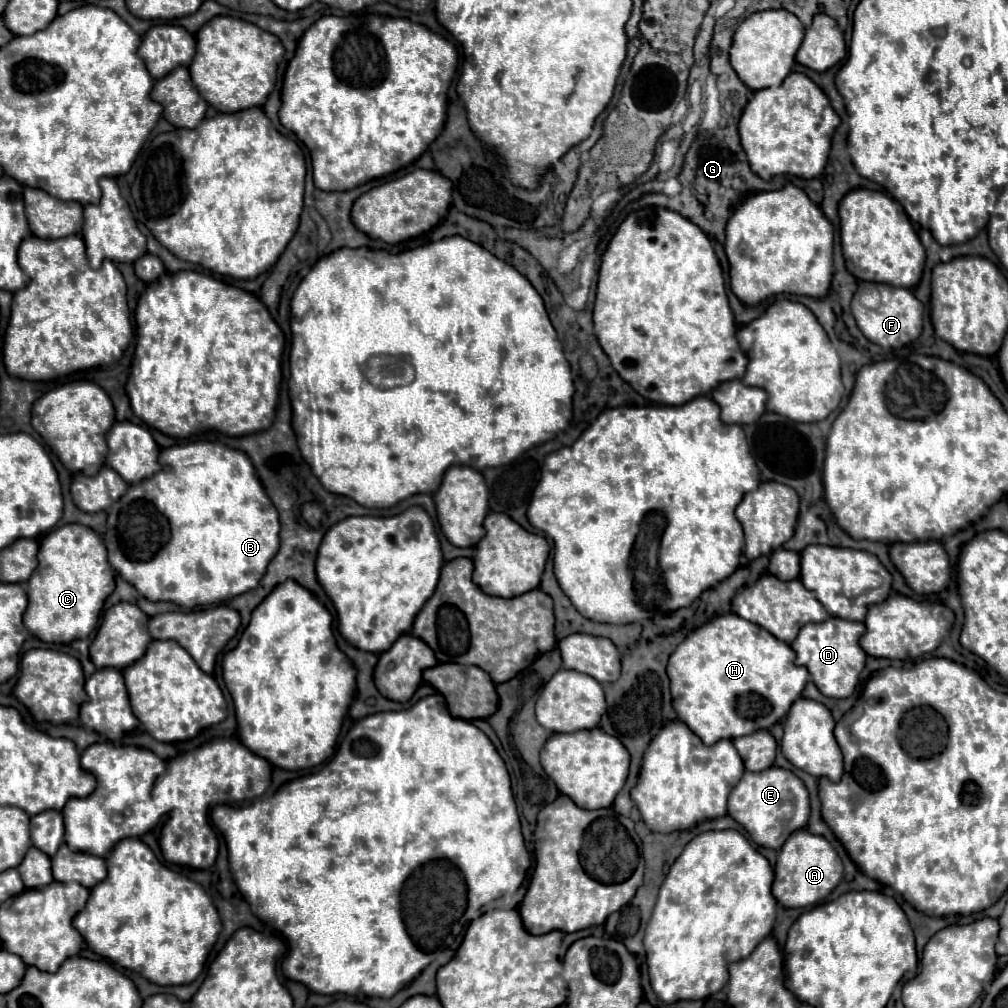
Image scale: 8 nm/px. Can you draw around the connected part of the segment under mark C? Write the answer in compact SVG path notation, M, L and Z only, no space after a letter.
M79 523L61 525L43 537L37 559L39 565L27 581L29 605L23 617L25 627L45 643L71 643L75 639L85 639L97 627L103 603L115 589L115 571L107 561L103 539L91 527Z

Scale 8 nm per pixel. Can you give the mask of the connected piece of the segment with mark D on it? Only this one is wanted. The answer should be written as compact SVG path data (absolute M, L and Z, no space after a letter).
M829 617L827 621L805 625L799 631L797 639L791 643L793 651L797 653L797 659L795 659L797 665L807 667L813 683L823 695L843 699L855 691L859 673L865 667L865 657L867 657L865 651L859 647L859 637L863 633L865 633L865 625L859 621Z

